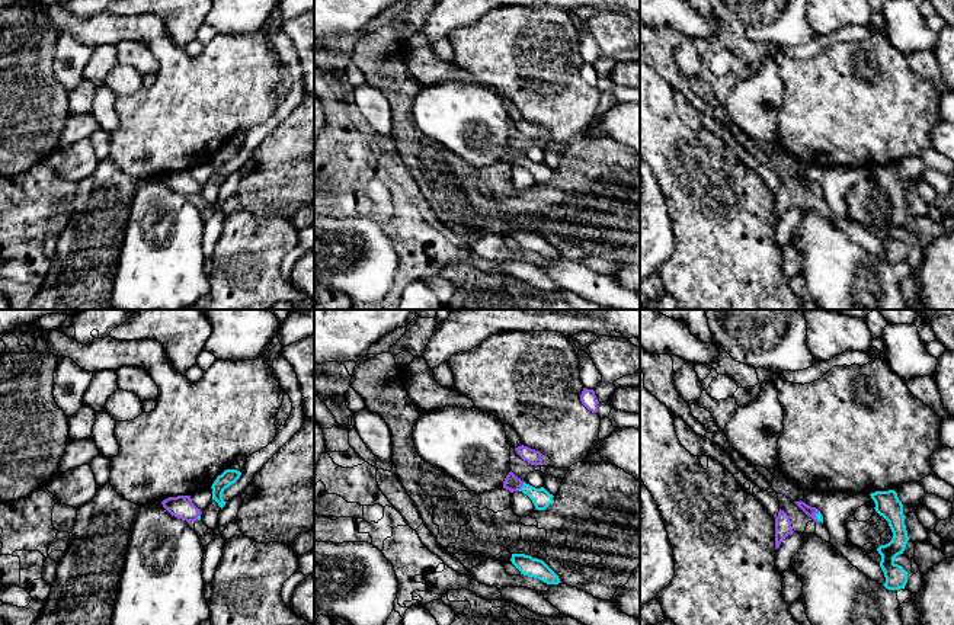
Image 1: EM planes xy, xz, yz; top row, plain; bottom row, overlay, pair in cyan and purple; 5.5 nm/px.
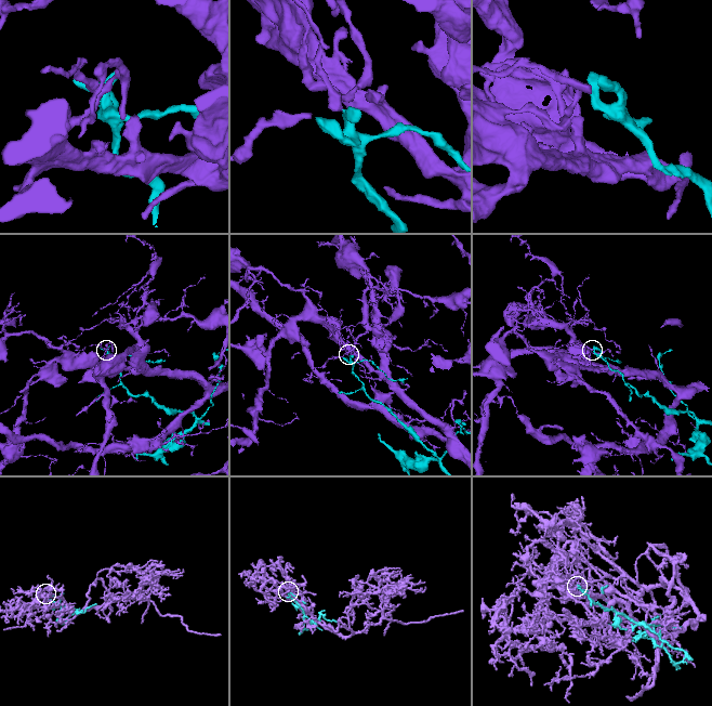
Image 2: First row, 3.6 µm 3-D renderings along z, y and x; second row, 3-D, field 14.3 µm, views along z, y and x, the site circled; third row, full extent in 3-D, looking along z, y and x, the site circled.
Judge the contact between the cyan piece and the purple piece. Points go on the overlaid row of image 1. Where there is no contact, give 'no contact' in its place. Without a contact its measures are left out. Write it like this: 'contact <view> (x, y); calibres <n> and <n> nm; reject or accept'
contact xz (522, 486); calibres 110 and 90 nm; reject

